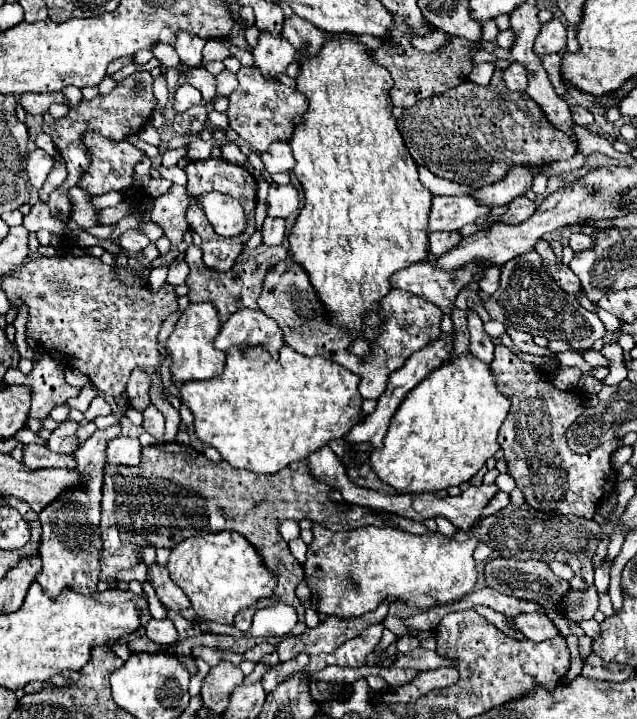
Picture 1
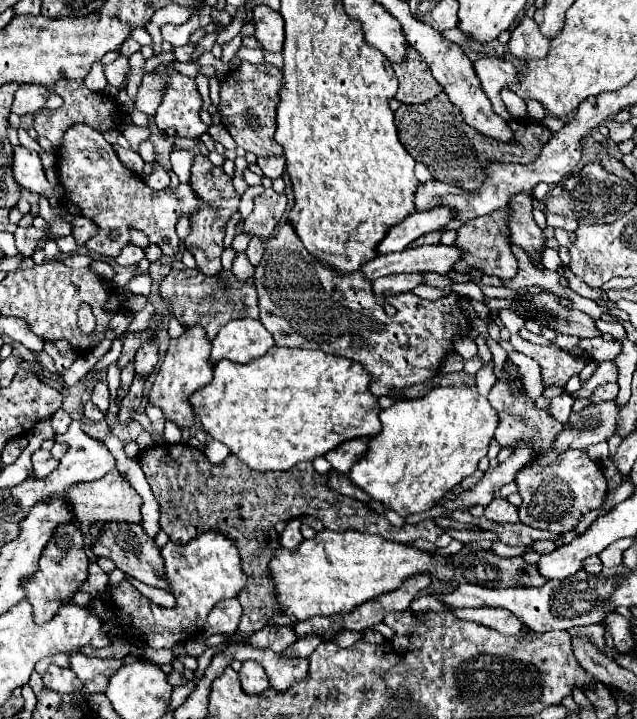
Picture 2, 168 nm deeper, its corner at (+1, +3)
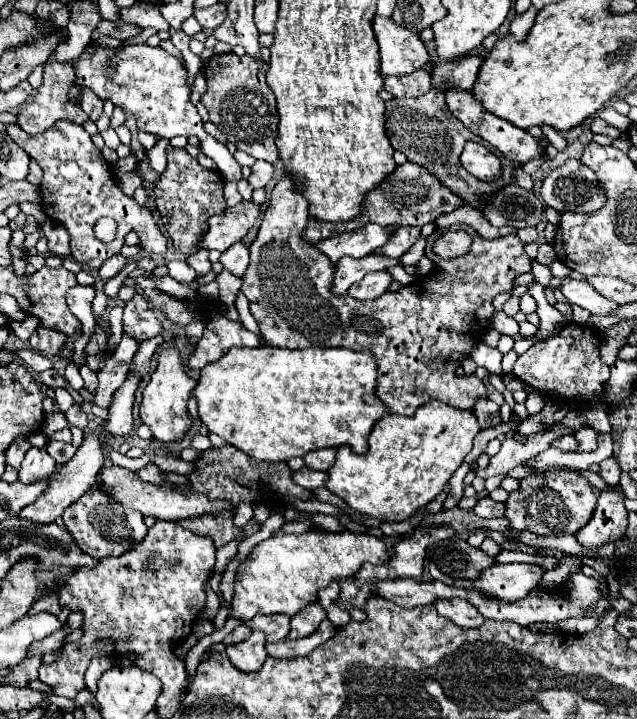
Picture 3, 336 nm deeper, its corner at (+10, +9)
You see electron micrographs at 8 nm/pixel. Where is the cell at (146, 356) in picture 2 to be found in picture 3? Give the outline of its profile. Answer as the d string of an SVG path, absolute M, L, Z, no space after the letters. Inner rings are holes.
M132 297L124 307L124 331L132 335L138 343L156 337L162 331L160 321L154 317L152 307L144 297Z

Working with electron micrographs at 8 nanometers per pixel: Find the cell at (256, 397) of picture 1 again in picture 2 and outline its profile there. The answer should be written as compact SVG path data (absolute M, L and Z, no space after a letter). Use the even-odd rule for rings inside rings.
M271 347L269 353L265 353L263 357L257 357L245 365L241 363L231 363L231 361L225 361L221 359L217 365L215 365L215 377L213 381L199 389L197 393L191 395L191 405L193 405L193 411L195 415L201 419L201 425L203 429L217 441L225 443L233 455L237 455L241 461L245 461L251 469L255 471L287 471L291 469L293 465L301 463L301 461L313 461L315 457L321 457L325 455L327 451L335 449L337 445L345 443L345 441L351 441L351 439L361 439L361 437L375 437L381 433L381 423L379 423L379 403L377 403L377 397L369 391L369 373L365 371L365 367L361 367L359 363L355 361L349 361L347 357L339 357L339 355L329 355L329 353L323 353L323 351L305 351L305 349L289 349L289 347Z

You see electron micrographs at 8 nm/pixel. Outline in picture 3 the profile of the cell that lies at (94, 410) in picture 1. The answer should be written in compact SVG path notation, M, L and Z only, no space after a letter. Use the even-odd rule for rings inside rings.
M74 403L74 405L66 411L66 419L68 419L70 425L76 425L76 427L80 427L80 429L84 429L84 427L88 425L88 417L86 417L86 413L80 409L78 403Z

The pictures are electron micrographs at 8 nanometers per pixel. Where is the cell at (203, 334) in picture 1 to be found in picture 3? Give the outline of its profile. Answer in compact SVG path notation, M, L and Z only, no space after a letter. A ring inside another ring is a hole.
M170 347L158 355L158 367L152 373L150 383L142 391L142 403L140 403L140 419L152 429L152 435L164 443L178 441L186 435L186 431L192 427L192 419L188 415L188 399L192 395L192 389L196 387L196 381L188 377L184 371L180 351L176 347Z

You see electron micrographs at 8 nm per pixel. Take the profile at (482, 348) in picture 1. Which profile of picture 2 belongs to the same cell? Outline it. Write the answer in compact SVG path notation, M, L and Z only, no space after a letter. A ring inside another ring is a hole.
M493 365L481 367L481 371L477 373L477 391L481 395L487 395L495 383L497 383L497 379L493 375Z

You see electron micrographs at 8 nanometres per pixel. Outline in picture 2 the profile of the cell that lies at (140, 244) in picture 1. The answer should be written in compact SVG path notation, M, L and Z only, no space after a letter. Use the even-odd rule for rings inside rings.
M129 243L129 245L125 245L125 249L121 251L121 255L119 255L115 261L117 261L121 267L129 267L129 265L137 265L143 257L145 257L143 249L139 249L139 247L135 247L133 243Z

